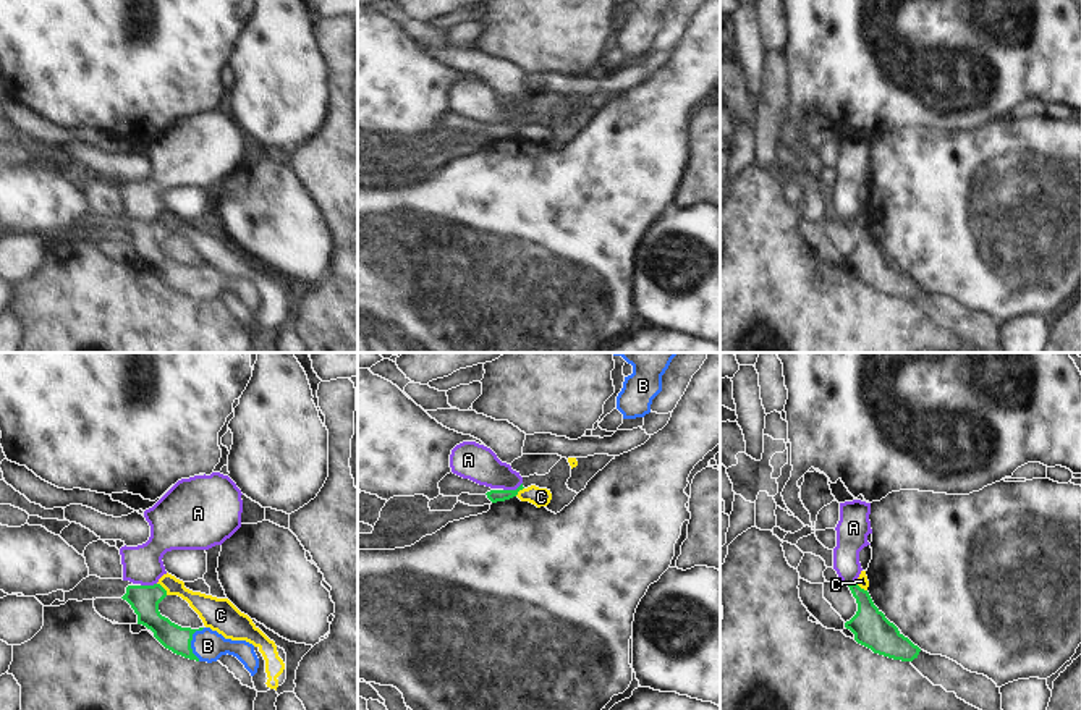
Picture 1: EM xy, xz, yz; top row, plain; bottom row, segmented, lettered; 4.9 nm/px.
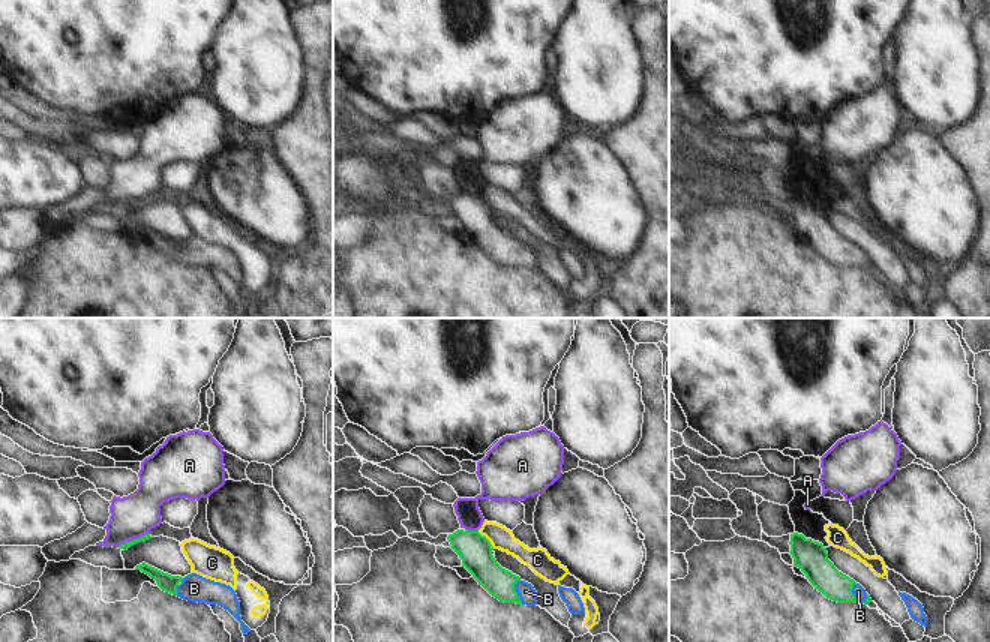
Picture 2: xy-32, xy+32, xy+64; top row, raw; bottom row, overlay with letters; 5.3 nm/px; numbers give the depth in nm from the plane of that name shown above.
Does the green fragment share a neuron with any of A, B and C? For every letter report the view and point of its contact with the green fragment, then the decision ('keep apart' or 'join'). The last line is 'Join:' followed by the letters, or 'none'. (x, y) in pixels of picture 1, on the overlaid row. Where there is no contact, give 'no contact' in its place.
A: xz (512, 490) | keep apart
B: xy (190, 642) | join
C: xy (164, 589) | keep apart
Join: B

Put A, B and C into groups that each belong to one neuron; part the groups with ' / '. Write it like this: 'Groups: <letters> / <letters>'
Groups: A / B / C.

